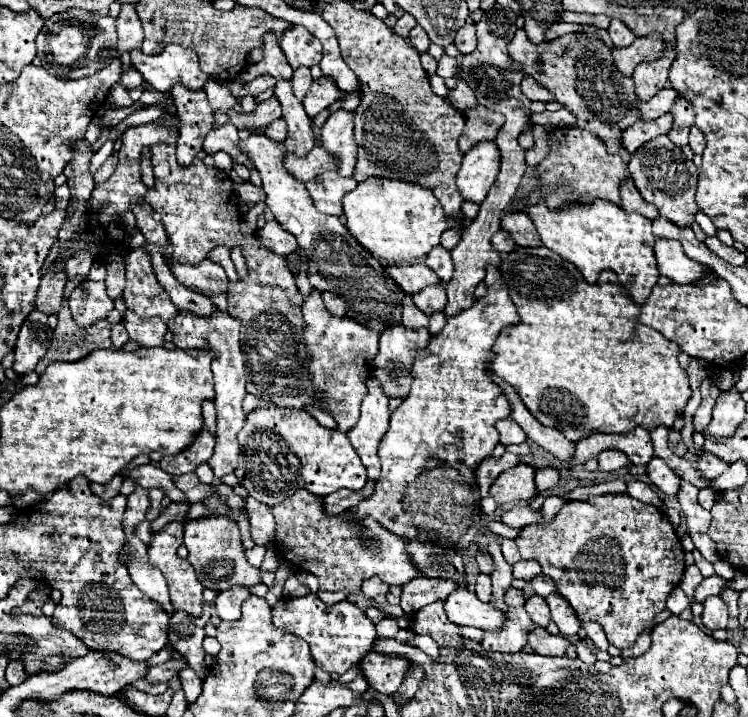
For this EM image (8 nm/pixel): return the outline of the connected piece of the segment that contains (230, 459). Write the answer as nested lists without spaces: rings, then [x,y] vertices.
[[[180,312],[172,324],[168,324],[168,330],[174,334],[174,344],[182,350],[208,350],[214,352],[216,358],[212,362],[214,372],[214,404],[216,404],[216,418],[218,418],[218,430],[216,430],[216,448],[214,456],[208,460],[214,476],[220,480],[226,474],[232,474],[238,466],[240,458],[240,444],[238,444],[238,432],[244,424],[246,414],[242,412],[242,400],[246,394],[246,372],[244,372],[244,352],[240,346],[240,322],[232,318],[230,314],[212,316],[212,320],[200,320],[200,316],[192,316],[192,312]]]

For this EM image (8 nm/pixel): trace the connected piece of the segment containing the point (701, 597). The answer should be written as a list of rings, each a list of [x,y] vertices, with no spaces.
[[[708,576],[704,578],[698,586],[696,586],[696,592],[694,592],[694,598],[692,602],[704,602],[708,596],[714,596],[714,594],[720,594],[720,590],[726,586],[726,582],[720,578],[720,576]]]

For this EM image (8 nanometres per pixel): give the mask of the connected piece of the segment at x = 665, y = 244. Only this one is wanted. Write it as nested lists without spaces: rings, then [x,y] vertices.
[[[658,238],[654,244],[654,256],[658,262],[658,272],[662,276],[668,276],[672,282],[692,284],[706,276],[702,264],[690,260],[678,240]]]

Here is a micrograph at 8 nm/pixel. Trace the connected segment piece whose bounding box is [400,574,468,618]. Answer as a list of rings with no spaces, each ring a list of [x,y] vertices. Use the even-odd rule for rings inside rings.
[[[460,574],[458,580],[452,580],[452,578],[448,578],[448,580],[444,580],[444,578],[416,578],[416,580],[410,580],[410,584],[406,588],[402,588],[400,606],[406,612],[406,616],[412,618],[412,614],[418,612],[420,608],[424,608],[426,604],[446,600],[448,594],[452,594],[456,588],[462,586],[466,576],[468,574]]]

